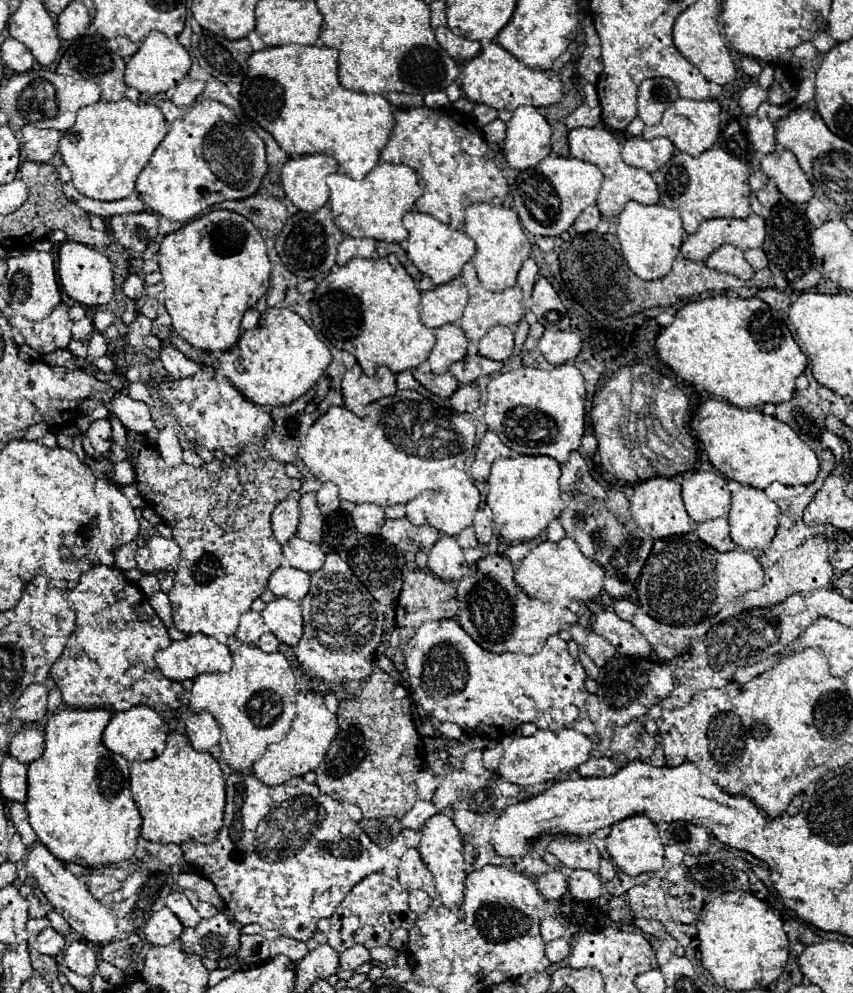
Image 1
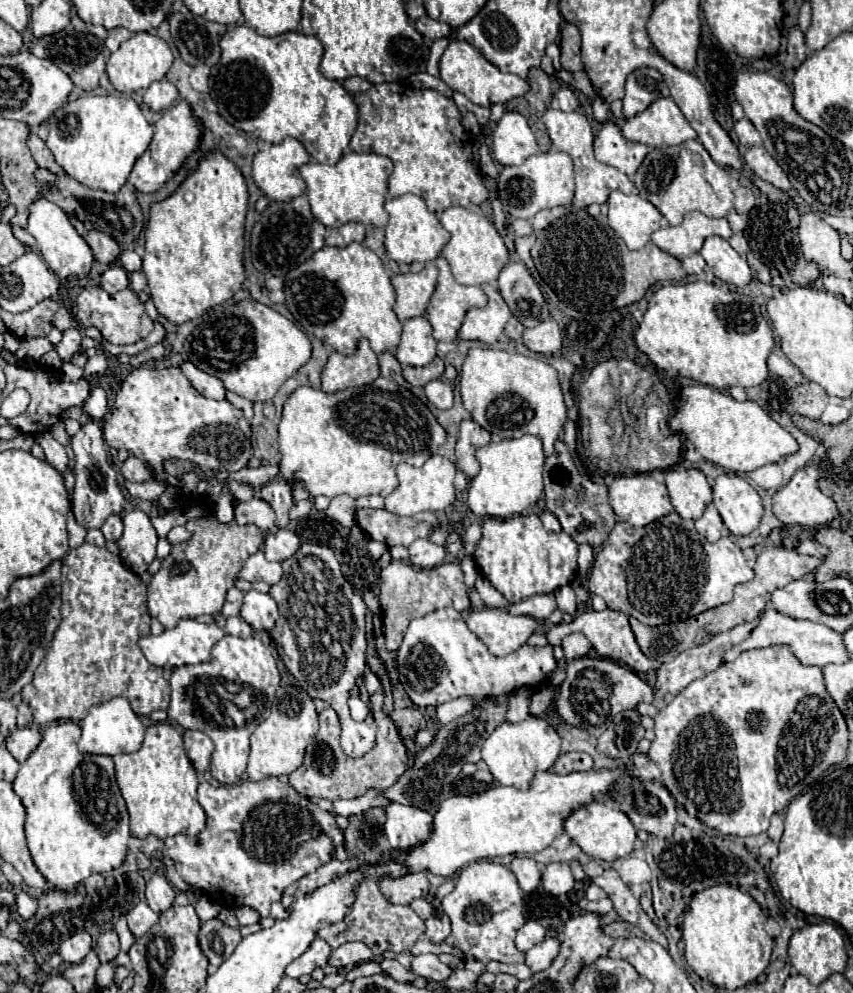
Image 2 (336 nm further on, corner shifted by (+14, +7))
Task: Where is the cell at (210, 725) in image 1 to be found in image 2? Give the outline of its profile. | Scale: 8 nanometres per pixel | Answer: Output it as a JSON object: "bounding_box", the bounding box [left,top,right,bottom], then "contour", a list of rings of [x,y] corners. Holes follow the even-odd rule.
{"bounding_box":[184,730,214,772],"contour":[[[186,730],[184,732],[184,744],[186,744],[186,752],[188,752],[188,758],[194,764],[194,768],[198,772],[206,772],[210,766],[210,760],[212,760],[214,742],[202,732]]]}

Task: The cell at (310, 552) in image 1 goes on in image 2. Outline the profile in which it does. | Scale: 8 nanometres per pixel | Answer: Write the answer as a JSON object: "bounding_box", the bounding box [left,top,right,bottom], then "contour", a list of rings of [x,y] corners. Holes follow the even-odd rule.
{"bounding_box":[262,528,300,562],"contour":[[[280,528],[278,532],[266,536],[262,550],[264,550],[264,554],[266,554],[268,560],[272,560],[272,562],[284,562],[286,558],[290,558],[298,550],[298,546],[300,546],[298,536],[292,530]]]}

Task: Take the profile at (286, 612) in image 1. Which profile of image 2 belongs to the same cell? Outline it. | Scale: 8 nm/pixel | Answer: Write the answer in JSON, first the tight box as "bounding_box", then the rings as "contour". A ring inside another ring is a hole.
{"bounding_box":[240,590,278,632],"contour":[[[250,590],[244,594],[240,616],[258,632],[272,630],[278,620],[278,606],[270,594]]]}

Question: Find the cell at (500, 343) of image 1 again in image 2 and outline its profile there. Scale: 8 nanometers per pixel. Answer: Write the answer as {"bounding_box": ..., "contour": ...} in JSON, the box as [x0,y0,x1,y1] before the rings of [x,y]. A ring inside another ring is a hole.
{"bounding_box":[458,284,510,344],"contour":[[[484,284],[482,290],[488,296],[488,304],[484,308],[470,308],[464,316],[464,324],[458,332],[464,340],[478,340],[484,344],[496,344],[506,322],[510,320],[510,310],[498,290],[490,284]]]}

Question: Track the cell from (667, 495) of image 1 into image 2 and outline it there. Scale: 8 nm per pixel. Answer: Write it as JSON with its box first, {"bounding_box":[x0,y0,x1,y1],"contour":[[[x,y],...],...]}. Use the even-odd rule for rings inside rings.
{"bounding_box":[608,474,672,528],"contour":[[[652,474],[616,476],[608,492],[616,516],[634,528],[642,528],[672,512],[664,482],[656,482]]]}

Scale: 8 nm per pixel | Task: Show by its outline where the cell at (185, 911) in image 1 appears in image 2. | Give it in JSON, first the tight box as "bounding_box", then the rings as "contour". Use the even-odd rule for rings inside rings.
{"bounding_box":[146,874,174,912],"contour":[[[154,874],[146,884],[146,902],[154,912],[168,910],[174,902],[174,888],[168,884],[168,880],[162,874]]]}

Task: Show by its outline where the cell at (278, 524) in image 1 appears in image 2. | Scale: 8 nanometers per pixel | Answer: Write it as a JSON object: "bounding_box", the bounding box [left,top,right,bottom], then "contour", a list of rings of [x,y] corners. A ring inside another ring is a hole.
{"bounding_box":[234,498,274,532],"contour":[[[252,498],[248,502],[238,502],[234,508],[238,524],[256,524],[264,532],[274,532],[274,510],[268,502]]]}

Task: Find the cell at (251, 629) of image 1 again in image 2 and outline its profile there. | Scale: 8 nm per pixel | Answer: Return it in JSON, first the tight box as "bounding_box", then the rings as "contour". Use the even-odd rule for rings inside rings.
{"bounding_box":[222,586,244,618],"contour":[[[232,586],[228,590],[228,594],[226,594],[226,602],[224,602],[224,608],[222,608],[222,616],[226,616],[226,618],[238,616],[240,614],[240,608],[242,608],[242,598],[244,598],[244,594],[236,586]]]}

